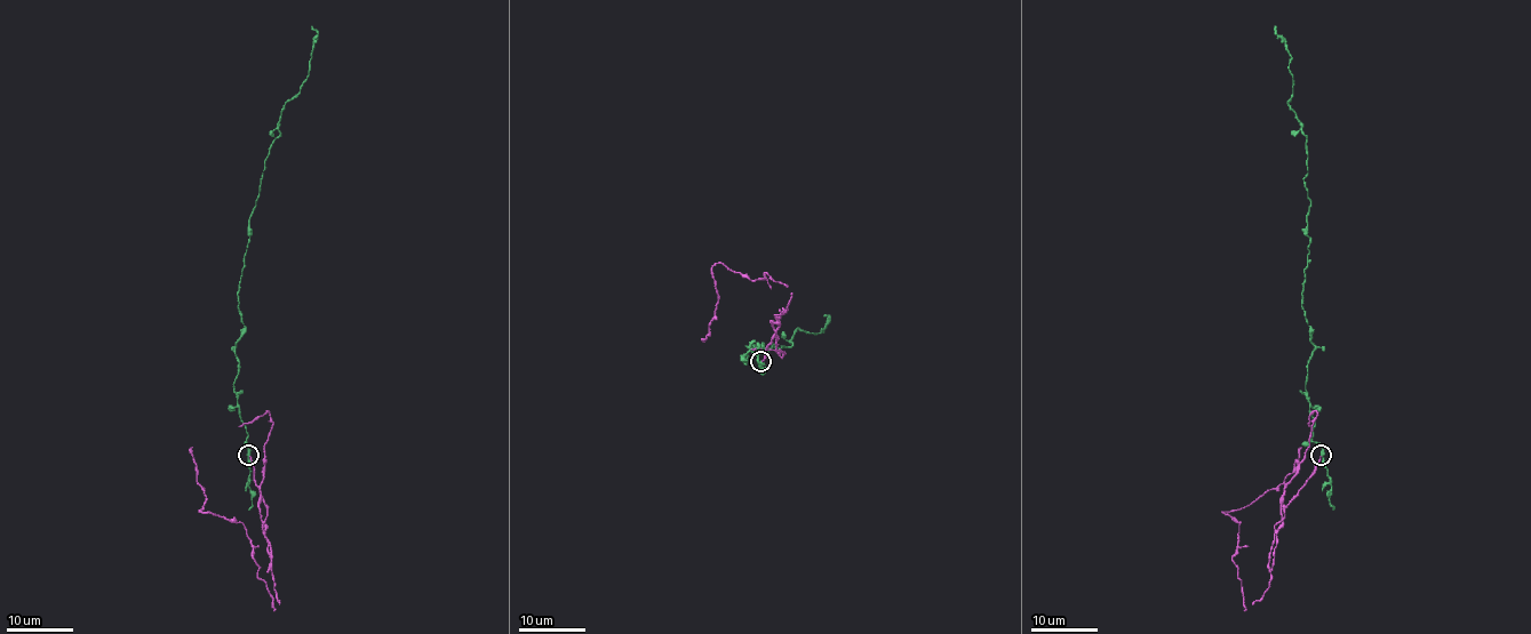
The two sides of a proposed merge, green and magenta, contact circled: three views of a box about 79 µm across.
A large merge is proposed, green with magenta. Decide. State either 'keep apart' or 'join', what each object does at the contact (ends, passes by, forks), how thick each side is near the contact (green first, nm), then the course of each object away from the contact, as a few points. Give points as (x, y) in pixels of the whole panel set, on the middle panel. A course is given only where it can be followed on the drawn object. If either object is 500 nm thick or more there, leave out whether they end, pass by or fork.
keep apart; green passes by; magenta ends; calibres 280 and 140 nm; course green (762, 361), (746, 346), (748, 354), (751, 340), (791, 346), (803, 329), (822, 331), (824, 314); course magenta (762, 361), (791, 299), (788, 287), (766, 273), (749, 280), (716, 263), (711, 273), (718, 295), (704, 340)

